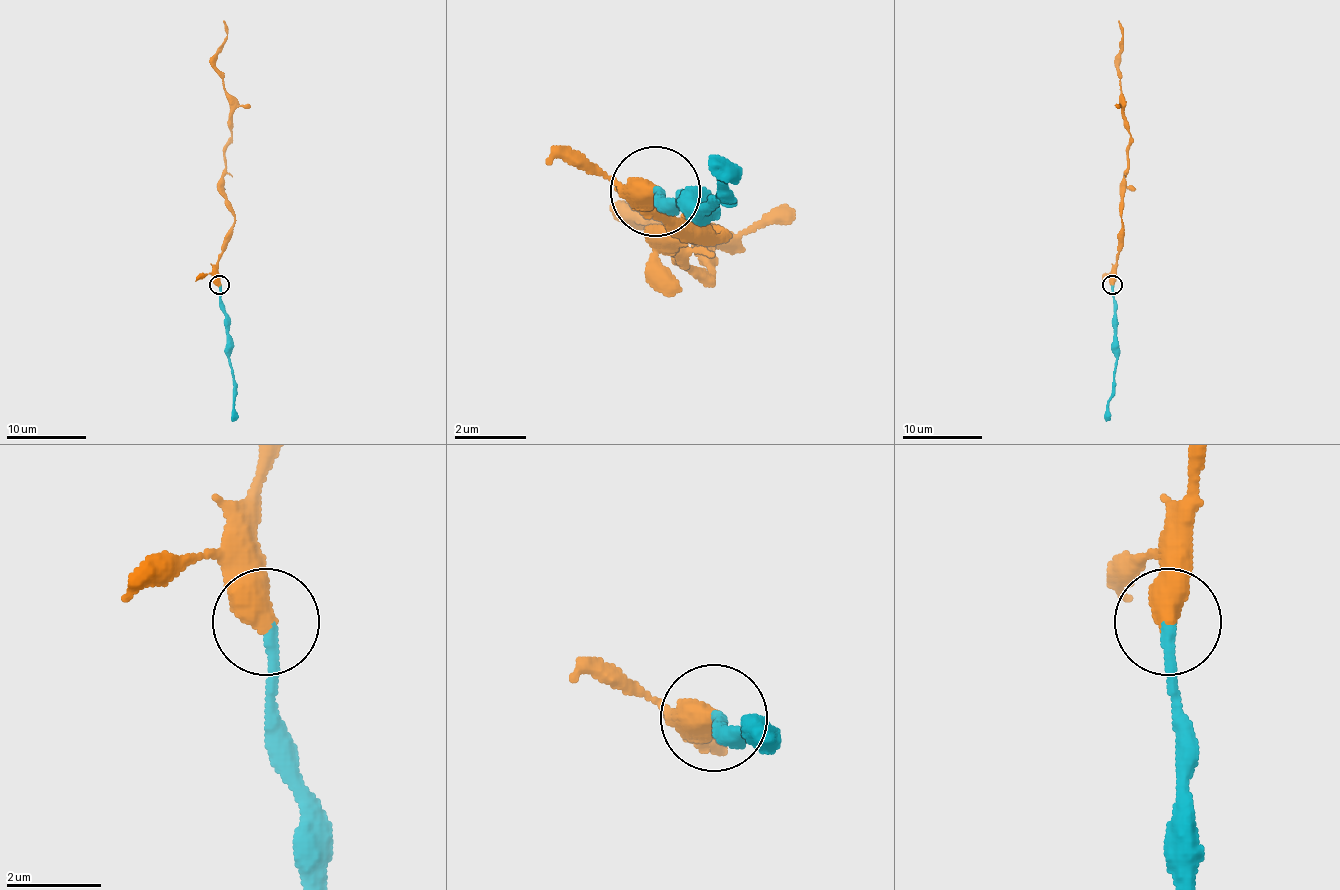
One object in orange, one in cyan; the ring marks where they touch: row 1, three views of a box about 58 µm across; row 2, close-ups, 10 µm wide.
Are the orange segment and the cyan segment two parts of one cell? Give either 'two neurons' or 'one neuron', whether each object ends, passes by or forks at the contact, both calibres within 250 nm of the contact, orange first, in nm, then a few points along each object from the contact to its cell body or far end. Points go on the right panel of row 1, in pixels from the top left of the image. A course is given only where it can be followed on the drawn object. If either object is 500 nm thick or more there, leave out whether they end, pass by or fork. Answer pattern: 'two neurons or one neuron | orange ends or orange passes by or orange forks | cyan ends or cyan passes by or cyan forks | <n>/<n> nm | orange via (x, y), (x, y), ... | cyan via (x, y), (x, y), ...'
one neuron | 600/240 nm | orange via (1112, 284), (1116, 254), (1119, 250), (1129, 135), (1123, 95), (1119, 89), (1118, 54), (1121, 24), (1118, 20) | cyan via (1114, 284), (1116, 365), (1114, 395), (1108, 403), (1106, 421)

